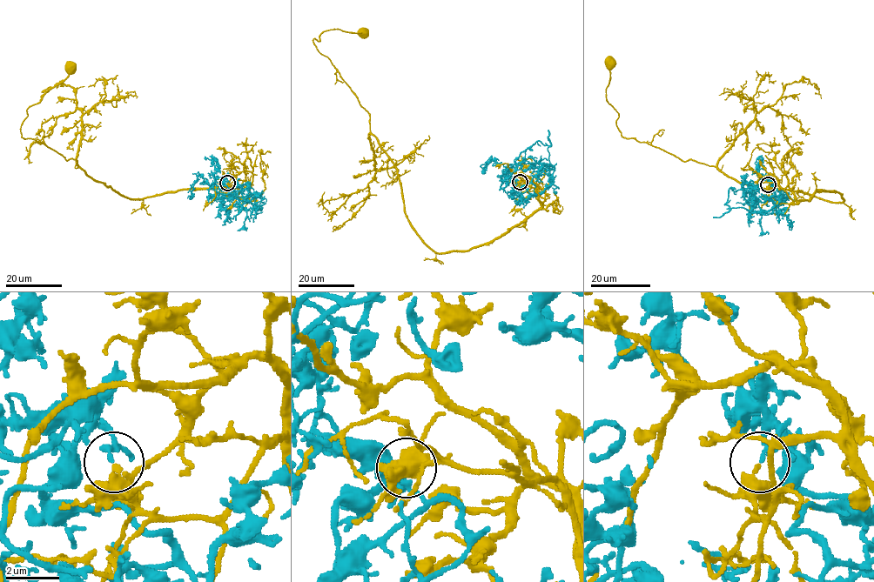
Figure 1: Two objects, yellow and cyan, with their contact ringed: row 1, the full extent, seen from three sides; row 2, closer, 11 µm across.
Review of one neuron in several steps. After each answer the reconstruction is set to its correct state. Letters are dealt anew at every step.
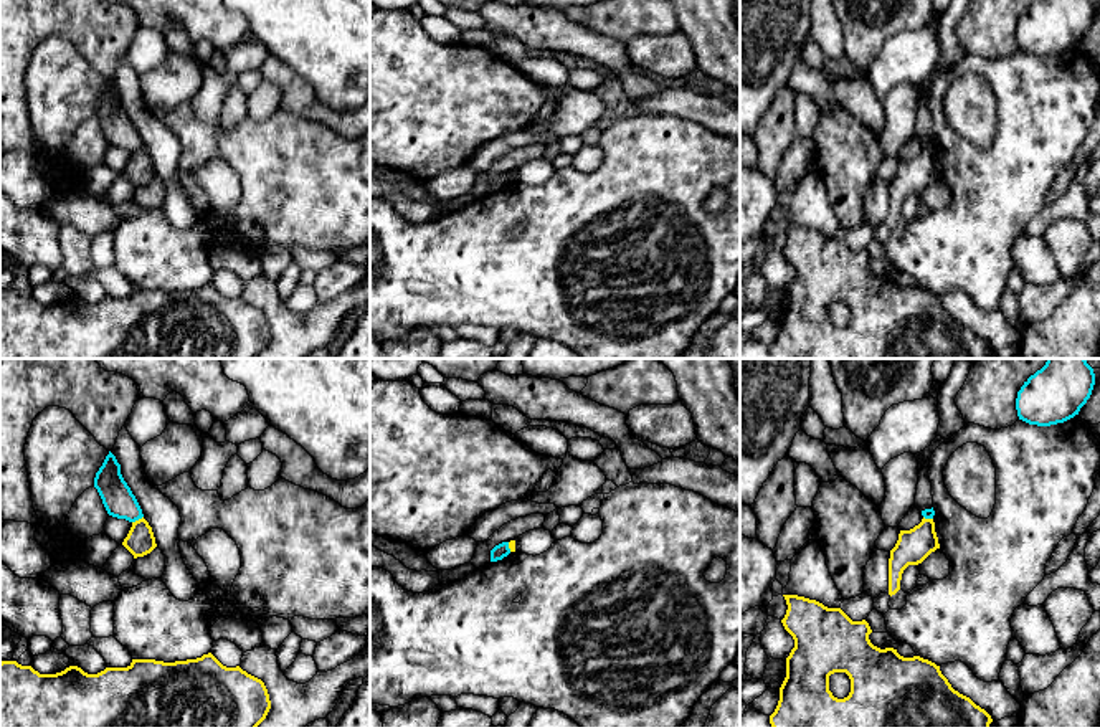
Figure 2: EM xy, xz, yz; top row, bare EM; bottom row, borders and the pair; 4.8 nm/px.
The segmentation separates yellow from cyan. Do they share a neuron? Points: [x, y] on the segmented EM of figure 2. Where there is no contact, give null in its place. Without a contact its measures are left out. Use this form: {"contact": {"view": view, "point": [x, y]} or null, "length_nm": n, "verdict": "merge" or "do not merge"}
{"contact": {"view": "xy", "point": [139, 519]}, "length_nm": 70, "verdict": "do not merge"}

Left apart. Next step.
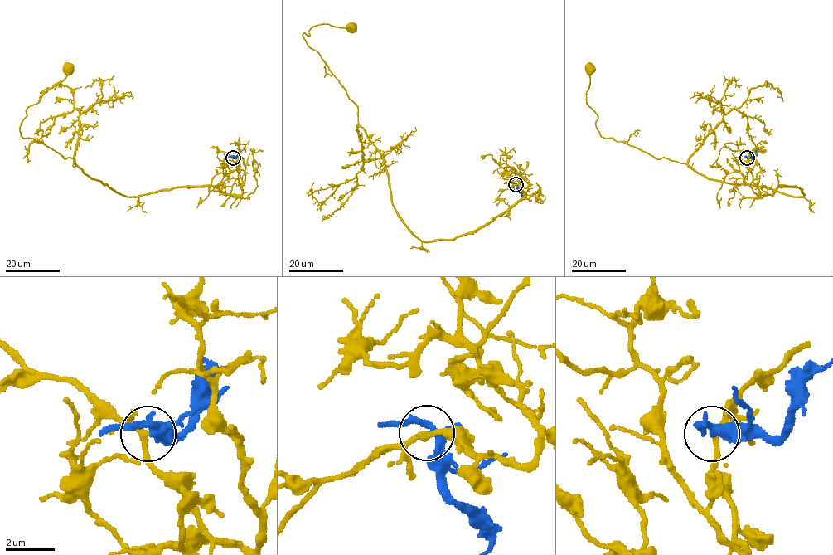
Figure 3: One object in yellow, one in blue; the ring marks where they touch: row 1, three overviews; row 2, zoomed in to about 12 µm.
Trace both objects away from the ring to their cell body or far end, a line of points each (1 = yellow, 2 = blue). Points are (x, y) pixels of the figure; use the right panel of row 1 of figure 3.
1: (747, 157), (760, 194), (782, 186), (804, 194), (714, 180), (602, 138), (587, 104), (590, 67)
2: (747, 157), (753, 158), (761, 148)

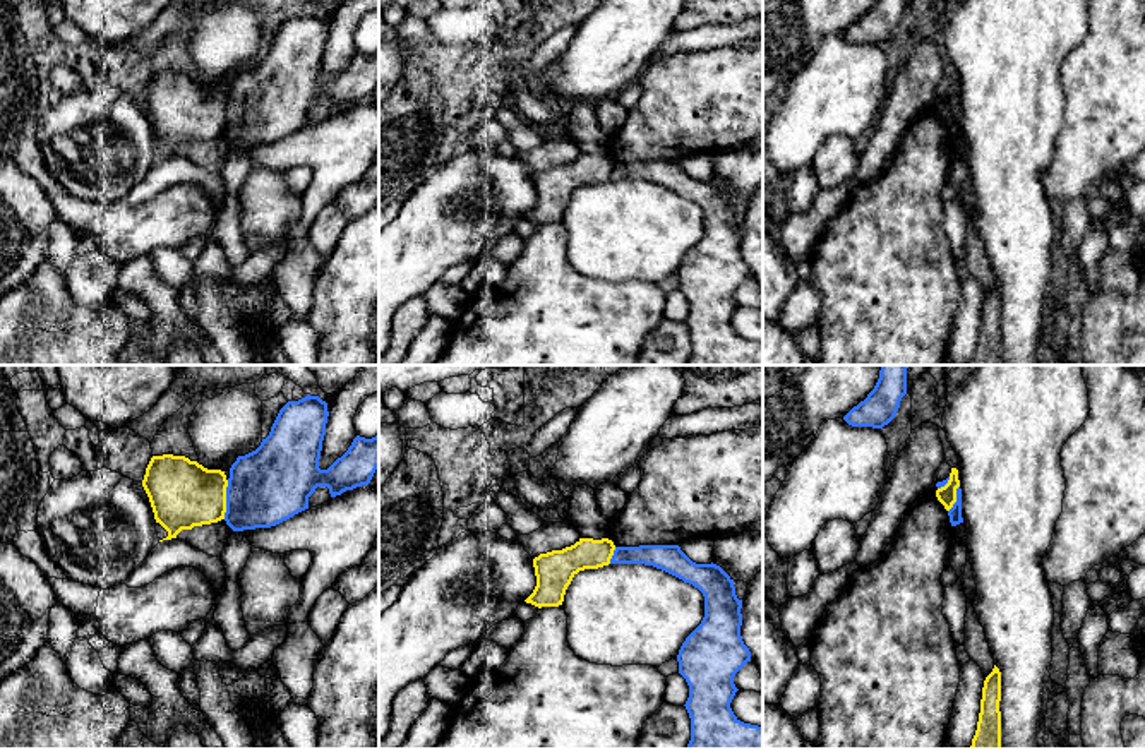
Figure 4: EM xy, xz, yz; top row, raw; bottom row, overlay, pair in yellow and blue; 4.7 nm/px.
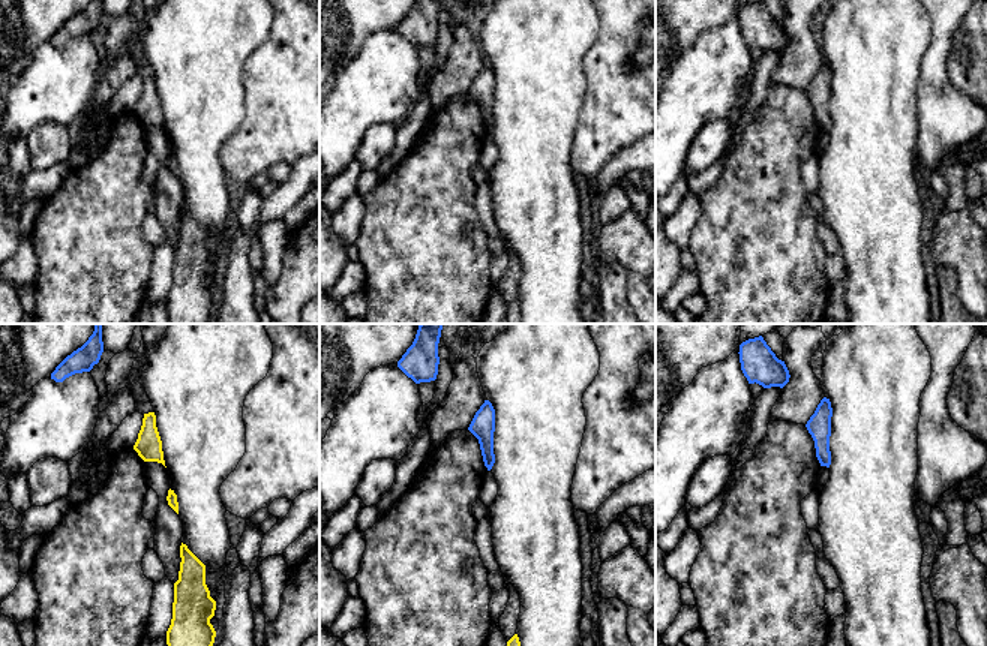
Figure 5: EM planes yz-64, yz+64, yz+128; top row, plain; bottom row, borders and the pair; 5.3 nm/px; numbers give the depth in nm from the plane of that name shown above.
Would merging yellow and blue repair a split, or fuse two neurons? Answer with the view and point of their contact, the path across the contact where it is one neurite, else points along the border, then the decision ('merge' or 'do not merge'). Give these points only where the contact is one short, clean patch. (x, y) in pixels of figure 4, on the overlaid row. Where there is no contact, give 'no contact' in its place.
meets yellow in xy at (225, 499); border along xy (228, 480), (223, 518); do not merge

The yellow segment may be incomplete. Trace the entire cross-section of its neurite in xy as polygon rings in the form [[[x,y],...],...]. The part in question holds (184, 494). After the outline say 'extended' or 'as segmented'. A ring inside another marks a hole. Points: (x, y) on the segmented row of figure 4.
[[[153,456],[142,487],[156,523],[168,531],[163,540],[225,519],[228,480],[221,470],[207,470],[185,456]]]; as segmented

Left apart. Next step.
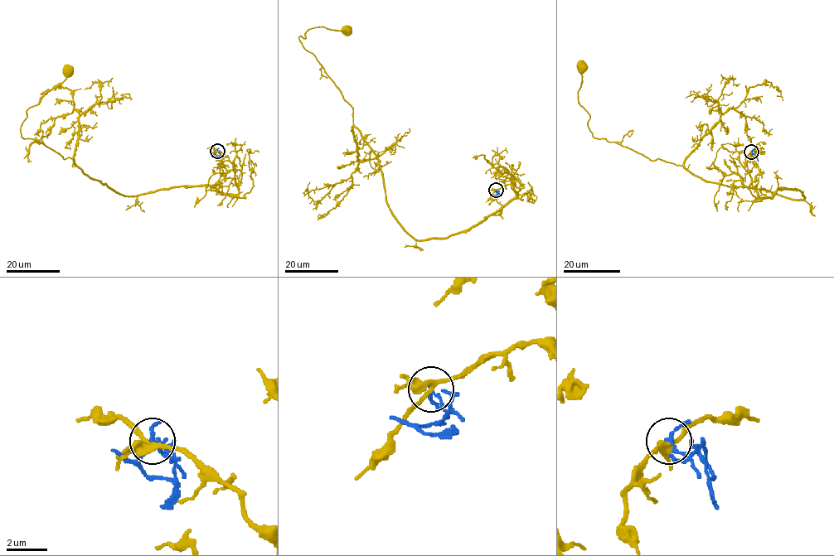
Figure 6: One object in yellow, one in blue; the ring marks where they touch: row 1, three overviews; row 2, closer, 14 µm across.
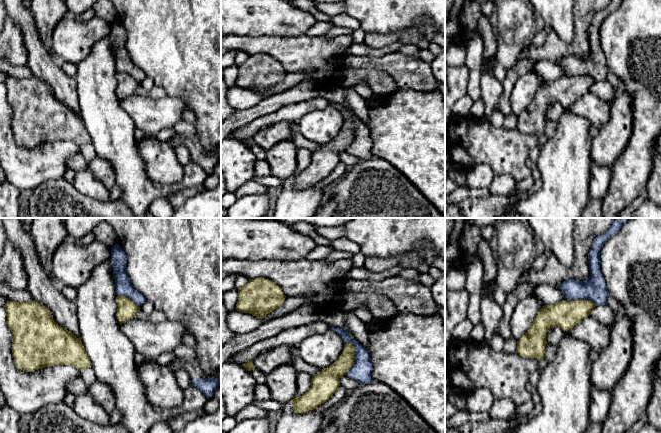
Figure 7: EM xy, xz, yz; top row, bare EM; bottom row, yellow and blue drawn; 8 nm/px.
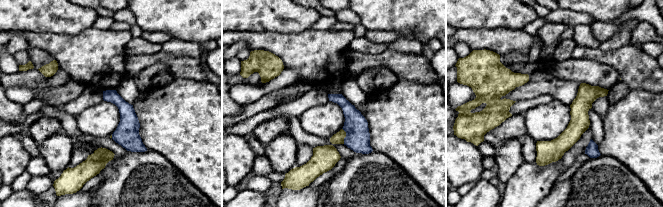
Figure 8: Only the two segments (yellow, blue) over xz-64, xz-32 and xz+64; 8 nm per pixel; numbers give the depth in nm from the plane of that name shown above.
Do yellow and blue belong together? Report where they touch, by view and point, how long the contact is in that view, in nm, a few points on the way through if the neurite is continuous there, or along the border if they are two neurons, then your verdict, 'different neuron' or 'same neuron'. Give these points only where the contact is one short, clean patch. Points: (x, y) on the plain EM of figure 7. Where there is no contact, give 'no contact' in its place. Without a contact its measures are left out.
meets yellow in xz at (353, 134); contact 260 nm long; border along xz (350, 118), (354, 124), (354, 139), (345, 150); different neuron

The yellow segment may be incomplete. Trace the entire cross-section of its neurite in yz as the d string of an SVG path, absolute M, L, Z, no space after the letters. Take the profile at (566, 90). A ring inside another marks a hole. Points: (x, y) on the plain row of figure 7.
M575 75L563 76L555 81L544 81L539 85L533 99L527 108L517 117L516 128L524 134L535 134L540 136L544 133L546 110L552 103L559 103L564 108L572 105L583 95L590 91L590 88L597 81L591 76Z

